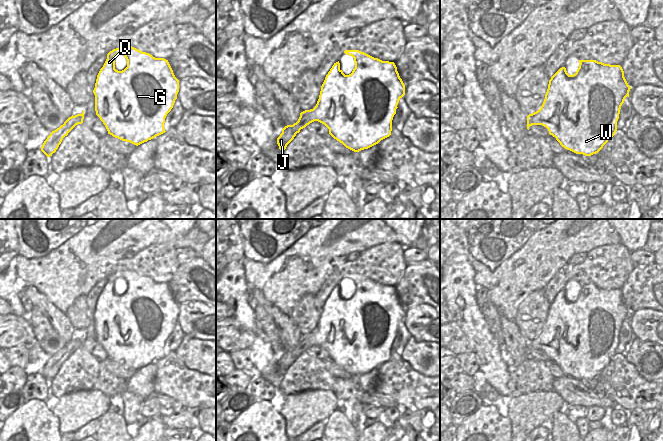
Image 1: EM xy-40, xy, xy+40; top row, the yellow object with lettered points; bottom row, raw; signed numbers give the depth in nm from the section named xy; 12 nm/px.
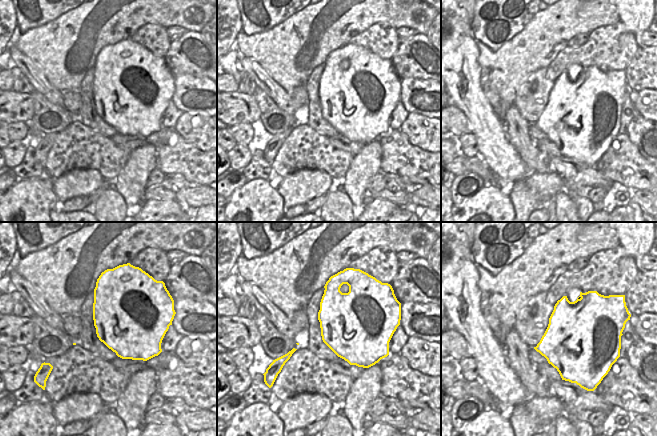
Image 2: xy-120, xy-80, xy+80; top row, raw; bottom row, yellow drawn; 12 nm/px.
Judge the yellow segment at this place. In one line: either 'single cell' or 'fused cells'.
fused cells

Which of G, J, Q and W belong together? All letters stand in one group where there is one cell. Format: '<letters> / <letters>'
G Q W / J

